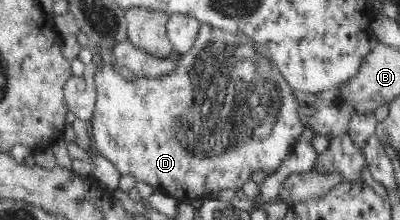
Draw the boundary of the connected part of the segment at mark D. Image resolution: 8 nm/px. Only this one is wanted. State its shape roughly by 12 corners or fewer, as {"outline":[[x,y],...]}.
{"outline":[[251,37],[95,74],[95,150],[178,201],[241,188],[303,131]]}

